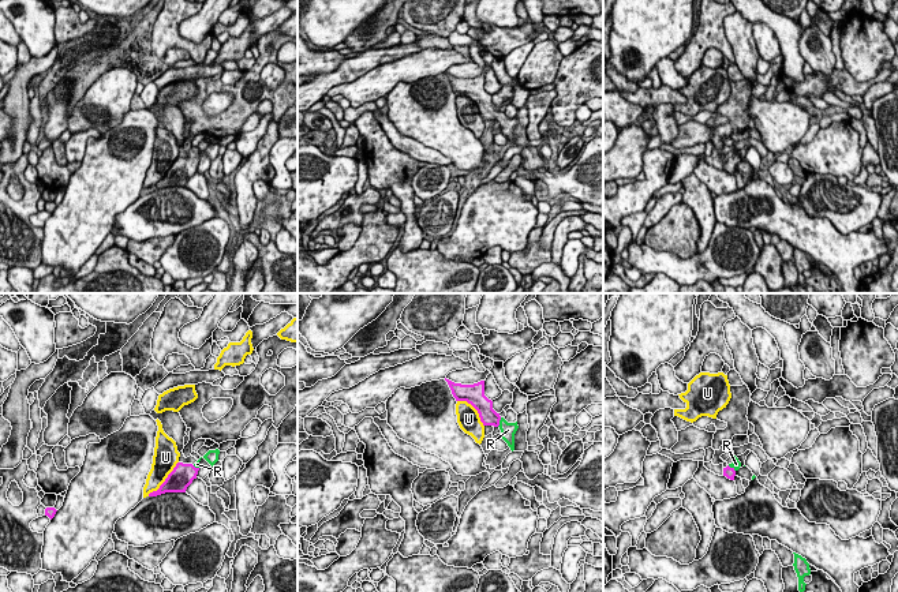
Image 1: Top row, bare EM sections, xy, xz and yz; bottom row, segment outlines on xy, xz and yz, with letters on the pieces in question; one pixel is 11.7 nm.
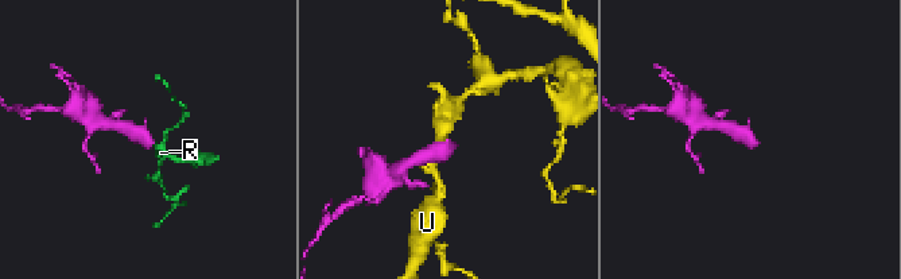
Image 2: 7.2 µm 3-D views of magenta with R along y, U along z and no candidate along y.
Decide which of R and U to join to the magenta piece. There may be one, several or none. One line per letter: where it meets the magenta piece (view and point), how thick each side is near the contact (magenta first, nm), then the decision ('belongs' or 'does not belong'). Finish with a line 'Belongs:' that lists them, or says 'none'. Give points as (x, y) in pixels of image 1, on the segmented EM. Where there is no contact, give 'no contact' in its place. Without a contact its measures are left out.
R: meets magenta in xz at (498, 422); 200 nm thick on the magenta side, 190 nm on the other; belongs
U: meets magenta in xy at (165, 480); 280 nm thick on the magenta side, 280 nm on the other; does not belong
Belongs: R

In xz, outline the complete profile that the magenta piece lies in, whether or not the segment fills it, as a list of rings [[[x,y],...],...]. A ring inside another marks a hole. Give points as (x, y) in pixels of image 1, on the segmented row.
[[[445,378],[456,401],[467,401],[479,413],[483,426],[494,426],[501,430],[501,438],[515,450],[515,434],[519,428],[516,423],[508,423],[493,409],[493,401],[484,396],[484,381],[474,385],[454,383]]]

